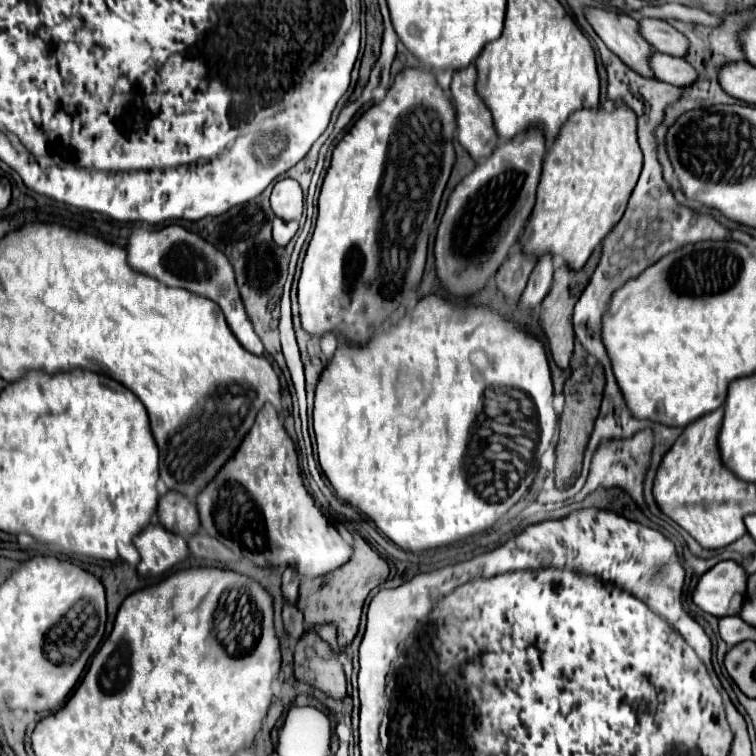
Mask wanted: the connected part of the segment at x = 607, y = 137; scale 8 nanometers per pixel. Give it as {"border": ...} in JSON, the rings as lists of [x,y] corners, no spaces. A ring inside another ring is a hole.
{"border":[[[615,104],[611,112],[603,110],[601,106],[575,112],[575,116],[567,120],[567,128],[559,132],[559,140],[555,140],[555,144],[551,144],[547,150],[541,182],[537,188],[537,204],[525,224],[525,232],[521,238],[523,252],[535,256],[551,252],[553,256],[561,256],[563,262],[567,262],[573,270],[583,268],[597,244],[601,244],[601,240],[623,216],[627,200],[637,184],[641,164],[643,158],[637,144],[637,120],[635,114],[625,108],[625,104]]]}

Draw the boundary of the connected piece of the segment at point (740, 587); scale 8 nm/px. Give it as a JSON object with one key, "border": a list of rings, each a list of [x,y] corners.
{"border":[[[723,560],[699,578],[693,602],[717,618],[735,616],[745,602],[745,592],[747,572],[743,572],[743,566],[733,560]]]}

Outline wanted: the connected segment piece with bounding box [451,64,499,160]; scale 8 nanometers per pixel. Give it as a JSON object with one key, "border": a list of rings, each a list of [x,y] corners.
{"border":[[[469,64],[467,68],[463,68],[463,72],[453,72],[451,94],[453,94],[455,110],[457,110],[457,130],[459,130],[461,146],[475,160],[491,156],[499,140],[495,140],[495,128],[491,128],[491,112],[487,112],[487,108],[483,108],[483,100],[475,96],[475,64]]]}

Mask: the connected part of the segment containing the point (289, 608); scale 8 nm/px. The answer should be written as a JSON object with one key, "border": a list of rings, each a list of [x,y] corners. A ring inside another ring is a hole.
{"border":[[[285,602],[283,622],[285,622],[285,630],[287,630],[289,638],[293,638],[293,642],[297,642],[305,632],[305,624],[303,624],[303,614],[299,612],[299,608],[295,604]]]}

